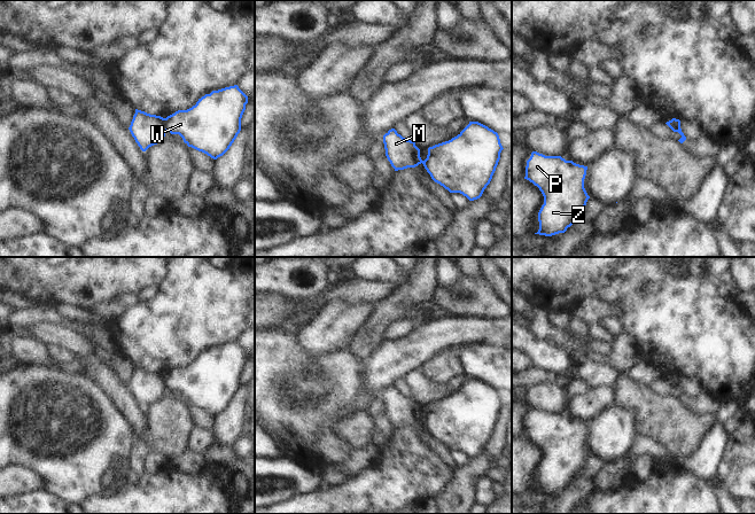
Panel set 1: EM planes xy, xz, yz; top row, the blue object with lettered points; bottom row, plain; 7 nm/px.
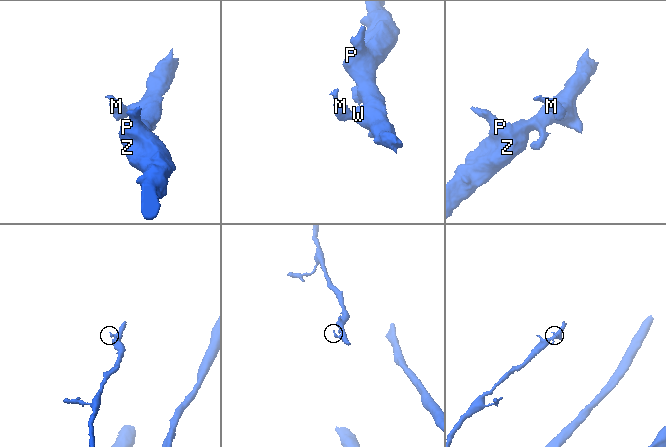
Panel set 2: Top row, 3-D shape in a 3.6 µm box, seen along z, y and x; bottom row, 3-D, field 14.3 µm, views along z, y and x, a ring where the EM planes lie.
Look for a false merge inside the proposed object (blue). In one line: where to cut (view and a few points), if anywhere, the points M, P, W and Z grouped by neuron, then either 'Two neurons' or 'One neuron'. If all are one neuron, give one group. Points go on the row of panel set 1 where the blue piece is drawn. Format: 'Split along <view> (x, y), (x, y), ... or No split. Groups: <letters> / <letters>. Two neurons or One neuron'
Split along xy (164, 118), (168, 130). Groups: M / P W Z. Two neurons

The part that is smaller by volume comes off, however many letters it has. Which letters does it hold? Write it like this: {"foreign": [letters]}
{"foreign": ["M"]}

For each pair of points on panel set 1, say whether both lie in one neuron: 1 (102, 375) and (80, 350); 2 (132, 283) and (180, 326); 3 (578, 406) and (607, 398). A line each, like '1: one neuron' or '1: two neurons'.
1: two neurons
2: two neurons
3: one neuron

